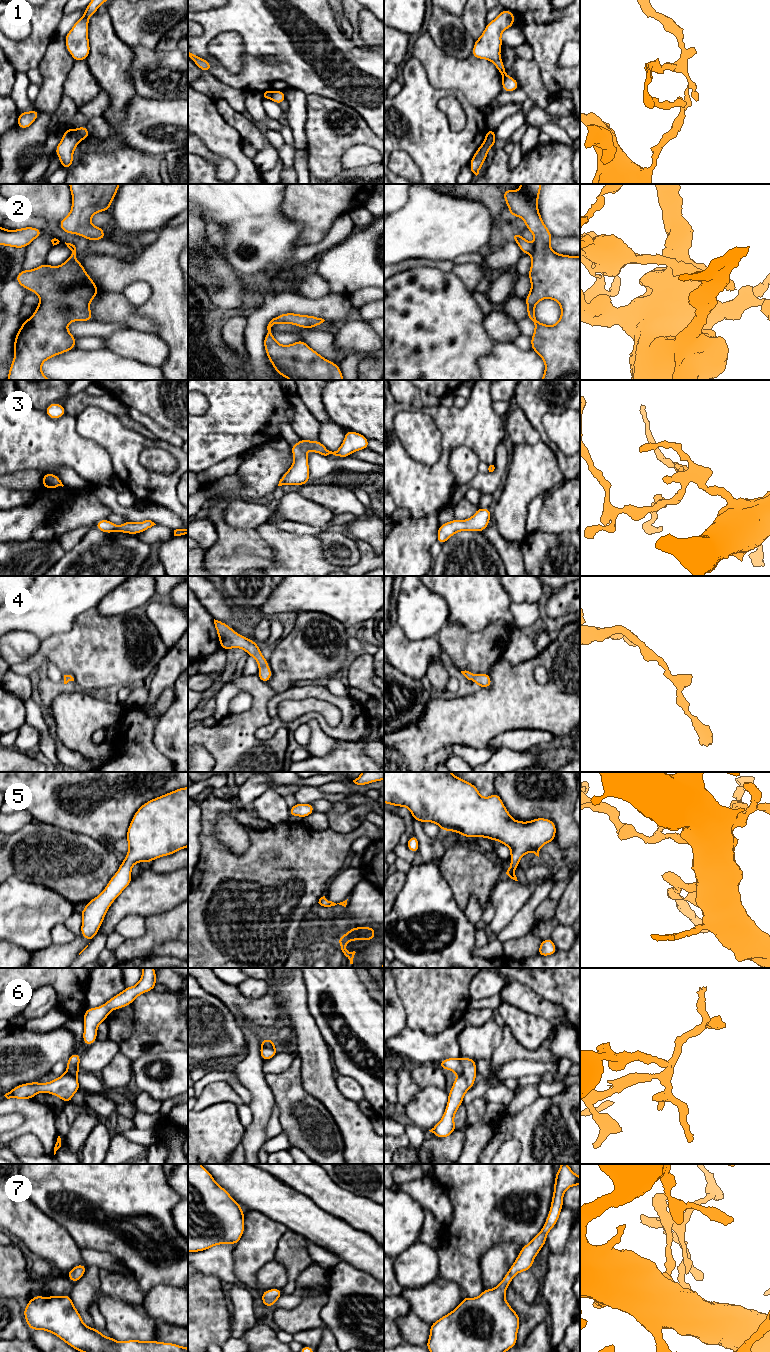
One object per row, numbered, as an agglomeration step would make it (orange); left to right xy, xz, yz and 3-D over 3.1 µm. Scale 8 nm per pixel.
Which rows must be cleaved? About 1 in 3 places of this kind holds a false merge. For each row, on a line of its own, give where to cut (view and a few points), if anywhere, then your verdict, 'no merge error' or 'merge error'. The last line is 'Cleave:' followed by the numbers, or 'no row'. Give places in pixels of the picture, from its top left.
1: xy (74, 130), (78, 140) | merge error
2: yz (534, 245), (534, 249), (530, 253) | merge error
3: no cut | no merge error
4: no cut | no merge error
5: no cut | no merge error
6: yz (459, 1058), (462, 1064), (462, 1071), (458, 1075) | merge error
7: no cut | no merge error
Cleave: 1, 2, 6

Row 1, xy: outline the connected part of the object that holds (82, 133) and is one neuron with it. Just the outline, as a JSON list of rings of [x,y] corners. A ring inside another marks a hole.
[[[81,126],[75,130],[78,141],[87,139],[90,134],[86,126]]]

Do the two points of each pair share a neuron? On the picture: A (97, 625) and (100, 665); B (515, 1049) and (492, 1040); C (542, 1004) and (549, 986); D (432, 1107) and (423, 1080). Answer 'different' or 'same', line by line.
A: same
B: different
C: different
D: different

